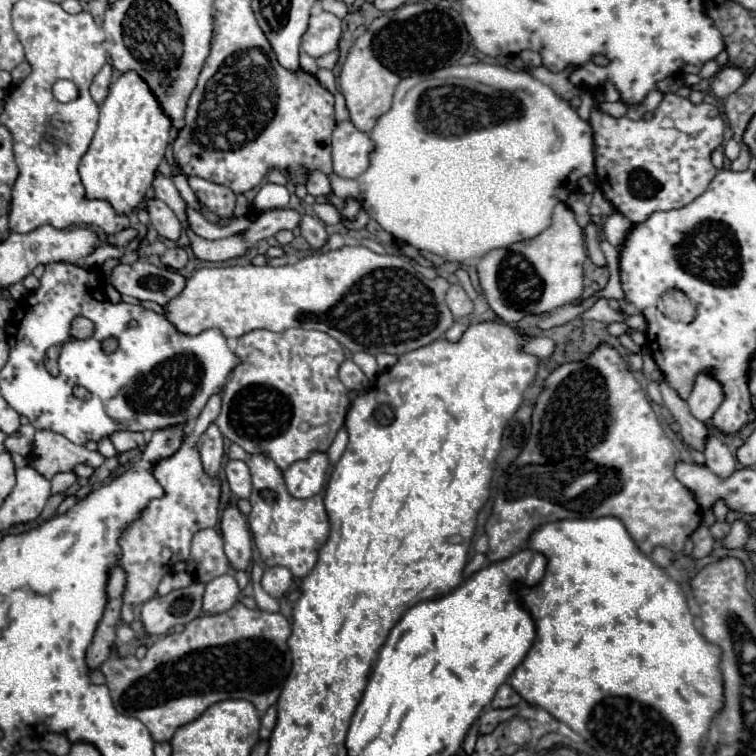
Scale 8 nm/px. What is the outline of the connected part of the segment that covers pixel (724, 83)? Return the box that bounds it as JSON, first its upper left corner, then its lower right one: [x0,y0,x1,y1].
[711,66,745,98]

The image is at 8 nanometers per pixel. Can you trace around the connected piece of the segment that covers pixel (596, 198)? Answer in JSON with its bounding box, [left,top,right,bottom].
[589,190,613,216]

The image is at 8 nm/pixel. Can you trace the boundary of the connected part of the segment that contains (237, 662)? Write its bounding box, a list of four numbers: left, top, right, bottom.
[101,602,291,742]

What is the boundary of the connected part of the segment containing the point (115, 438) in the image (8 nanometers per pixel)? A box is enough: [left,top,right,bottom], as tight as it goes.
[111,430,145,452]

